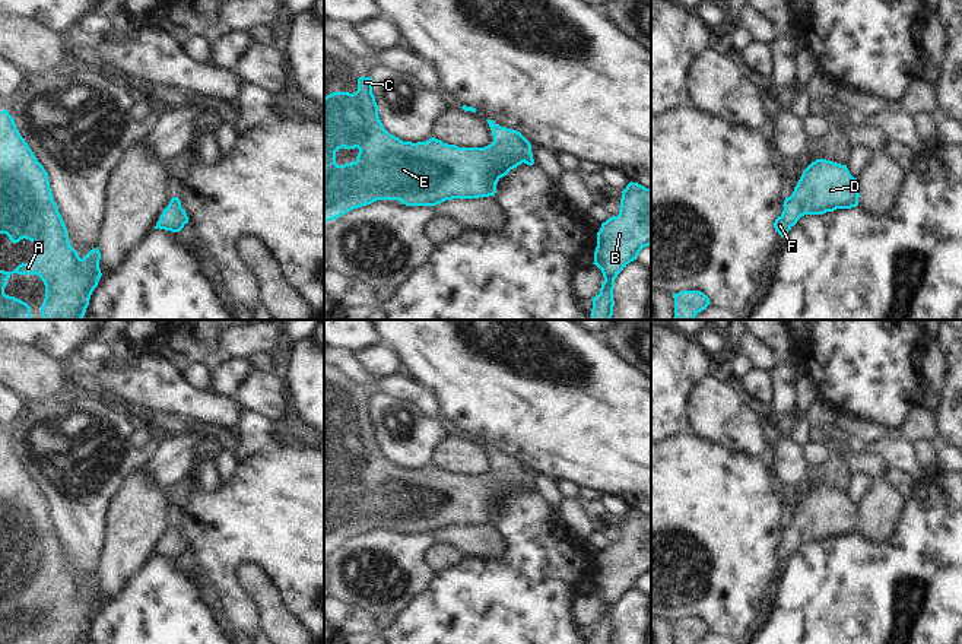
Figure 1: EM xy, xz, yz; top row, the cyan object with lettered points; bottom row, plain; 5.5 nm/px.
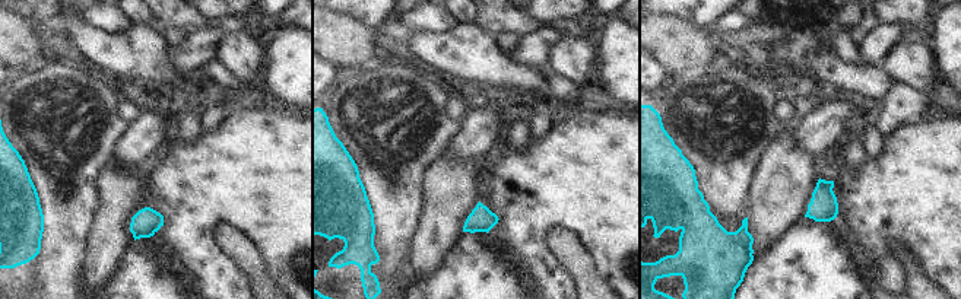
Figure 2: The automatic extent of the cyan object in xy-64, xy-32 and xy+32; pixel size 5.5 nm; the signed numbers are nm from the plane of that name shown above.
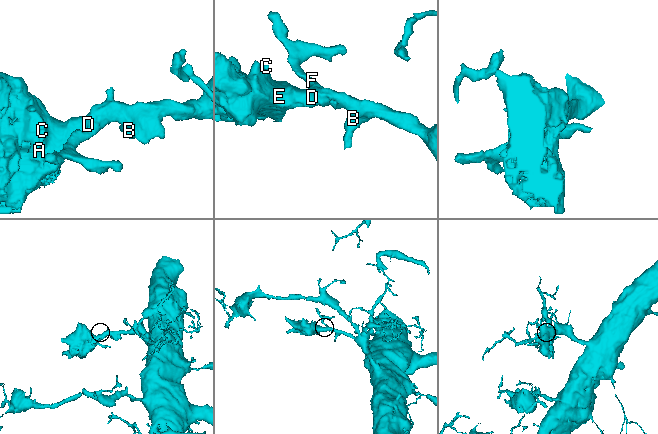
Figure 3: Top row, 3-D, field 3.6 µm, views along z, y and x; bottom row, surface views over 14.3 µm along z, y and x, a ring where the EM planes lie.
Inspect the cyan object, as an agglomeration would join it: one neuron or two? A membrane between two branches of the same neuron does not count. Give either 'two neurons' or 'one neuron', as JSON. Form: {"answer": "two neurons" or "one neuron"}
{"answer": "one neuron"}

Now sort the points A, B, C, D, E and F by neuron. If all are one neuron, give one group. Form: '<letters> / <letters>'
A B C D E F

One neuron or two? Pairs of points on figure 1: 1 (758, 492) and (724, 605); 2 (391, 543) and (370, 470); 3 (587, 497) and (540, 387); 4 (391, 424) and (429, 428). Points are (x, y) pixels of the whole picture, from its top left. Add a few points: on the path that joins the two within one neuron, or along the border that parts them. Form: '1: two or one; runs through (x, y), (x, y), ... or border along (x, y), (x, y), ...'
1: one; runs through (730, 520), (727, 523), (727, 577)
2: two; border along (421, 532), (374, 527), (353, 536)
3: two; border along (580, 485), (589, 485), (603, 492)
4: one; runs through (400, 424), (403, 427), (421, 428)

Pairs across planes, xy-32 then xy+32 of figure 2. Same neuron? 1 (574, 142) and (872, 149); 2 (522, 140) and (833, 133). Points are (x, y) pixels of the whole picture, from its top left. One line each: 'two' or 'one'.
1: two
2: two

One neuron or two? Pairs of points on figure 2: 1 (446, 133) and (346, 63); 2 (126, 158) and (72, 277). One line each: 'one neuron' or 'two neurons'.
1: two neurons
2: two neurons

